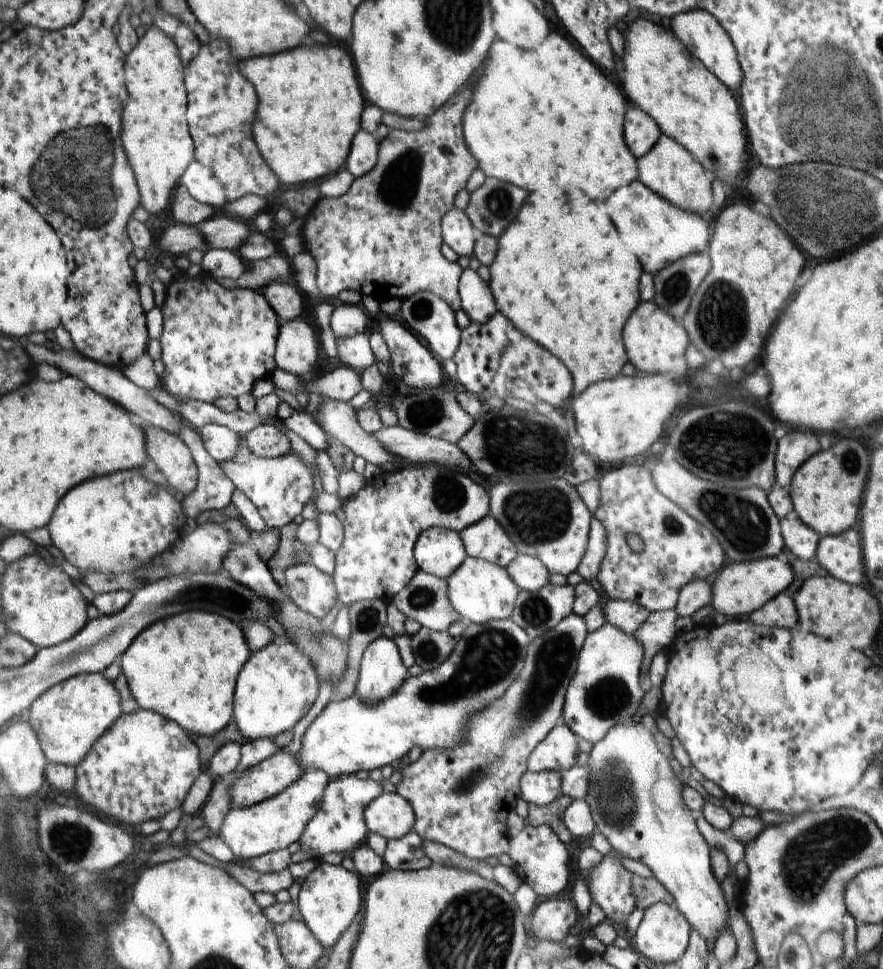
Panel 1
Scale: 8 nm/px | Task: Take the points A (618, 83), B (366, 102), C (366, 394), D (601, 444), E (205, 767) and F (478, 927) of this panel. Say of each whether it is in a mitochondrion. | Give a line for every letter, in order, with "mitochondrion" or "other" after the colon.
A: other
B: other
C: other
D: other
E: other
F: mitochondrion

